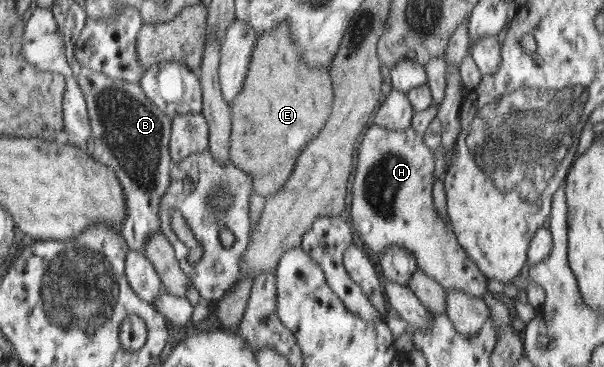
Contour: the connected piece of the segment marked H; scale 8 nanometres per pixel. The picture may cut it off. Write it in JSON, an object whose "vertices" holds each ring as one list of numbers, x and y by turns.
{"vertices":[[372,123,371,127,367,128,367,133,360,141,355,176,352,177,353,198,348,221,355,229,355,234,358,234,357,238,360,237,361,241,369,246,369,253,375,253,378,259,391,246,401,246,415,254,417,268,437,281,446,292,459,291,465,295,482,297,488,291,489,280,483,276,481,270,462,248,451,223,445,224,440,215,437,215,437,209,433,207,431,189,433,189,435,159,423,139,424,135,415,131,412,126,393,131]]}

